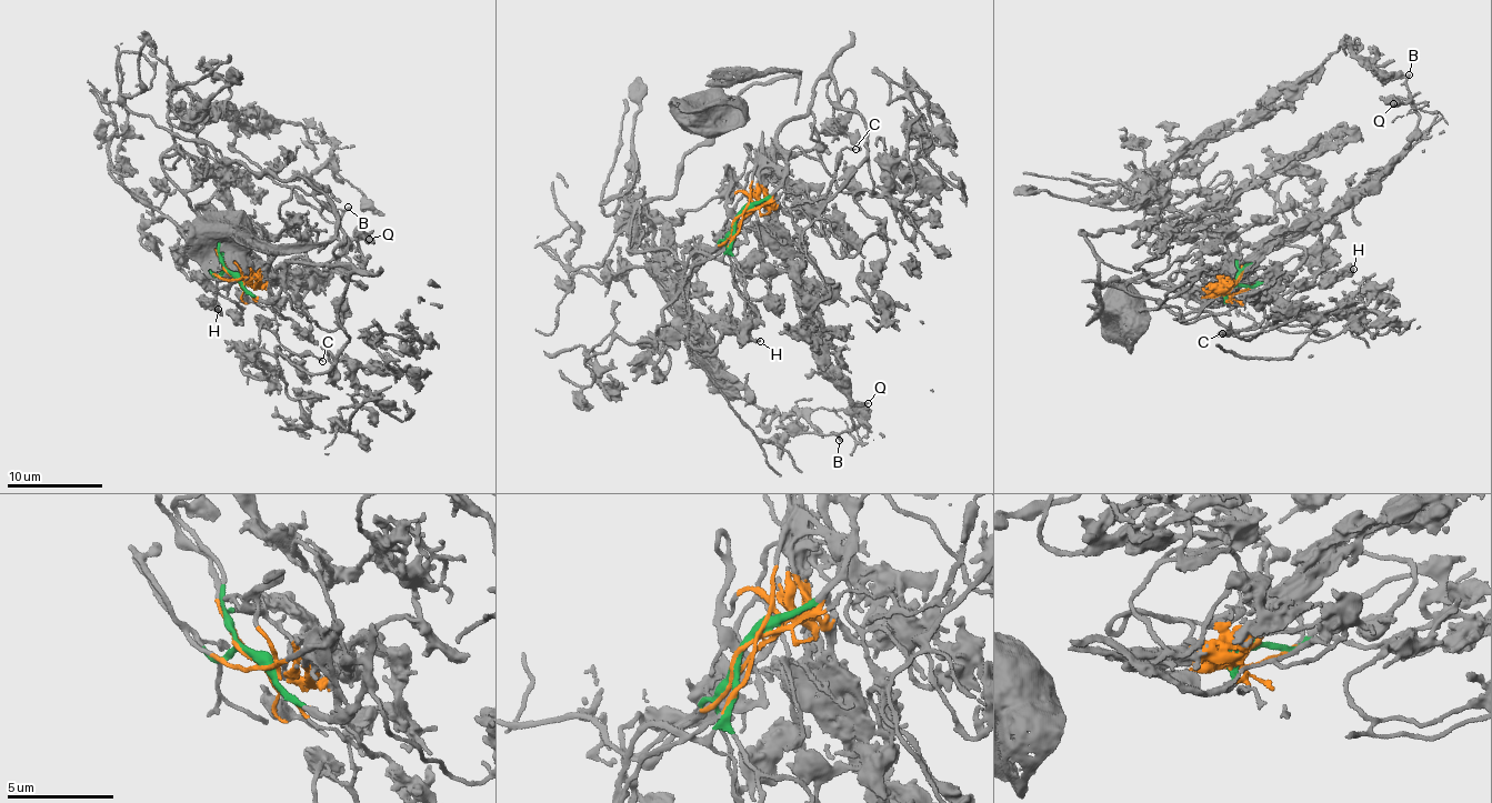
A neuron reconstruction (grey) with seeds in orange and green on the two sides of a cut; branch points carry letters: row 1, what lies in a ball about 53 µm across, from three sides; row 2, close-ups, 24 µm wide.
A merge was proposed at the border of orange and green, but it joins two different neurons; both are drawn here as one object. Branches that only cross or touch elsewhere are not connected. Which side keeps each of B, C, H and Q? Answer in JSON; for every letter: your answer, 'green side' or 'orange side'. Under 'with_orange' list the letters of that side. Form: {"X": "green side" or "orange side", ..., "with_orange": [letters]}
{"B": "orange side", "C": "orange side", "H": "green side", "Q": "orange side", "with_orange": ["B", "C", "Q"]}

